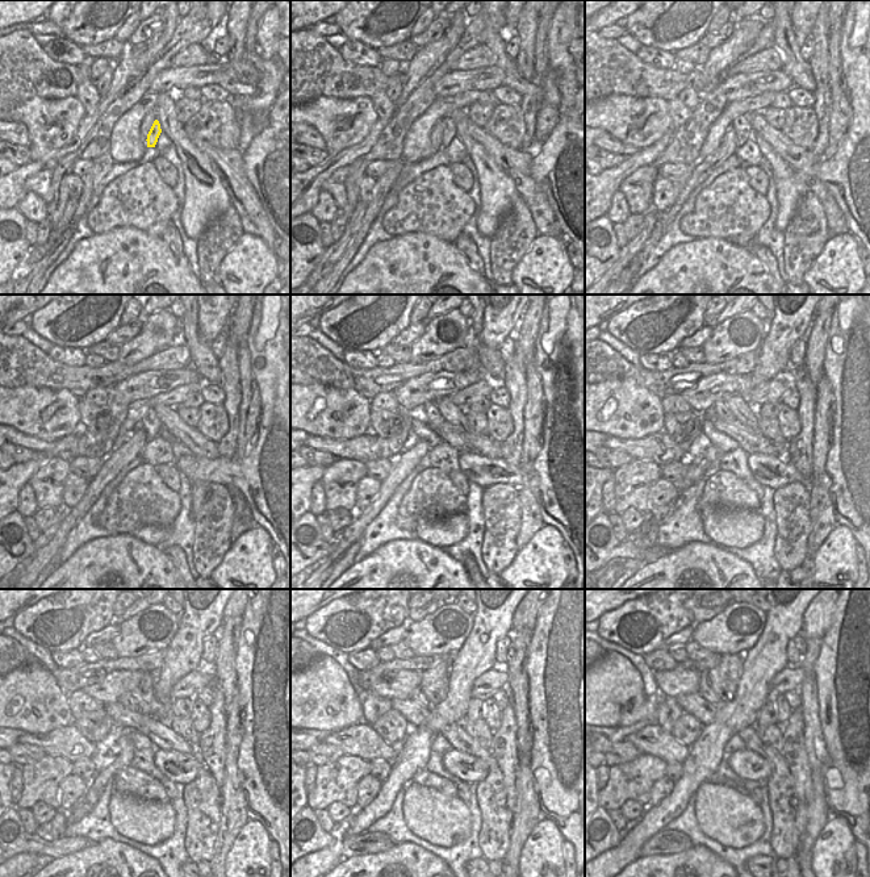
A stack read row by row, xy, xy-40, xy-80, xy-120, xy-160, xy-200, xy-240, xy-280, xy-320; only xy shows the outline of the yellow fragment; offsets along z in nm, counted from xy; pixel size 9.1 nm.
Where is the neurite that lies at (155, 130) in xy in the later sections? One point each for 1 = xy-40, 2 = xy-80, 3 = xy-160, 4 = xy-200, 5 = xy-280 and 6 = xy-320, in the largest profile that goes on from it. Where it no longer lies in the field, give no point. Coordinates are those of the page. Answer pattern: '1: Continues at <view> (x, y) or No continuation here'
1: Continues at xy-40 (450, 132)
2: Continues at xy-80 (740, 125)
3: Continues at xy-160 (429, 413)
4: Continues at xy-200 (719, 409)
5: Continues at xy-280 (417, 696)
6: Continues at xy-320 (705, 689)

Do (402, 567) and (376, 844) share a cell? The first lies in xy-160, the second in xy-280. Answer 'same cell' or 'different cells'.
different cells

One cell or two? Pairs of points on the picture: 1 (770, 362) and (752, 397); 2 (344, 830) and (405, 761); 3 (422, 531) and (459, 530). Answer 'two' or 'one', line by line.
1: two
2: one
3: one

